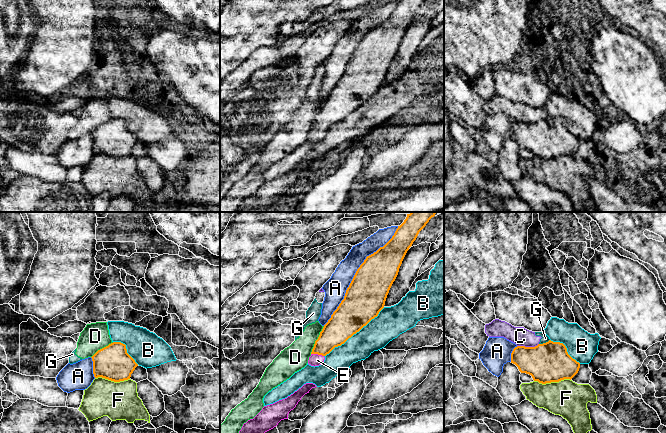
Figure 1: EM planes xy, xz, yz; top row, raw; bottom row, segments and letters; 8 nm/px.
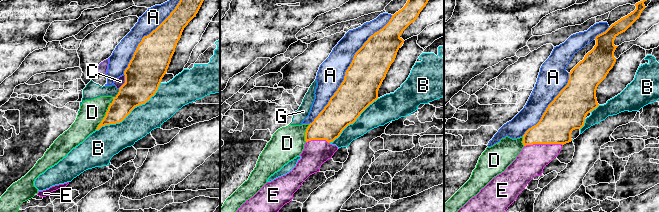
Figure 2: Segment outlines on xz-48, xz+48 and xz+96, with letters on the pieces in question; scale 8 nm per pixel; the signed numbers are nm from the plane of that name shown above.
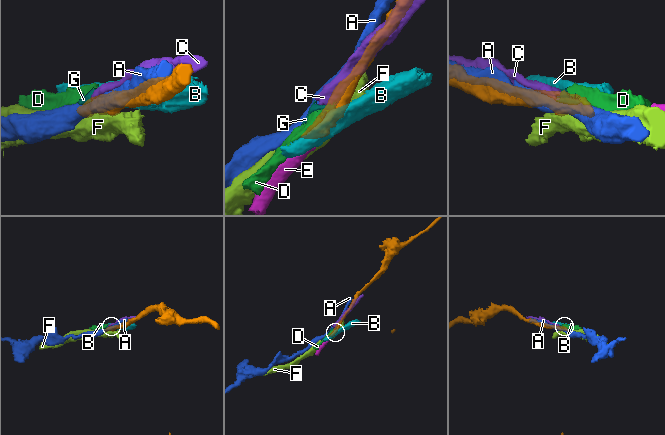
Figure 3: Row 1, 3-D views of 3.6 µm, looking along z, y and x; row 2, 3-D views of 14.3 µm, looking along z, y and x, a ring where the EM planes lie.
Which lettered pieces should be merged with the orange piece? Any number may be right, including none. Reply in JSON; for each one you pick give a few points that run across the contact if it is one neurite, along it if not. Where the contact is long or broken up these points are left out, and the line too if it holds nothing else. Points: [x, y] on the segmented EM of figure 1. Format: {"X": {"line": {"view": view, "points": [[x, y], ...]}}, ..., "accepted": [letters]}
{"E": {"line": {"view": "xz", "points": [[337, 330], [317, 353], [314, 360]]}}, "accepted": ["E"]}

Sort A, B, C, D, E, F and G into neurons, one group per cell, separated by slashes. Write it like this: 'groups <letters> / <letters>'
groups A / B / C D G / E / F

